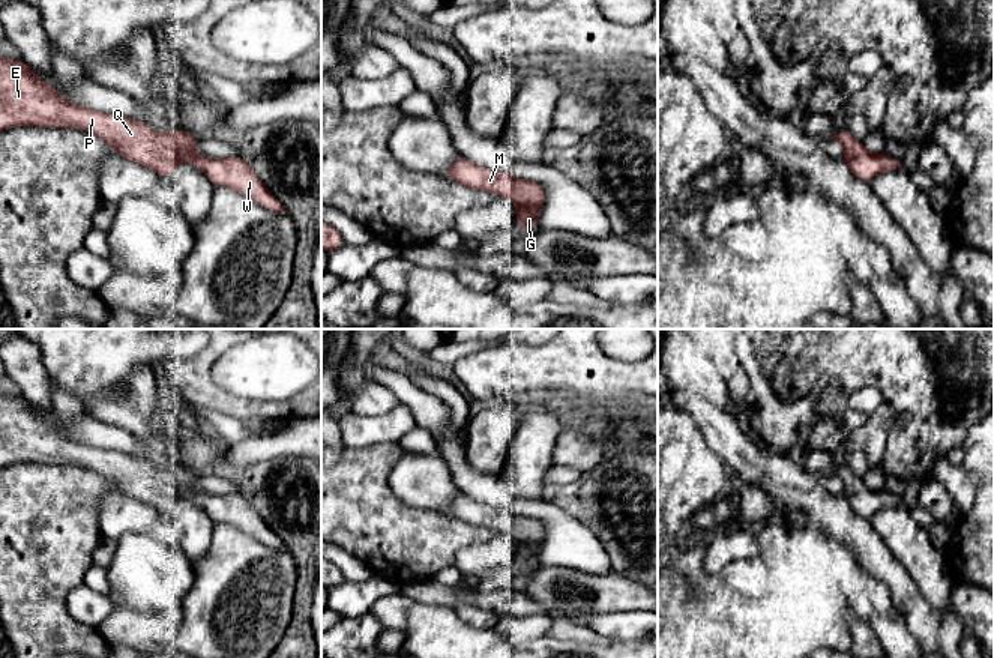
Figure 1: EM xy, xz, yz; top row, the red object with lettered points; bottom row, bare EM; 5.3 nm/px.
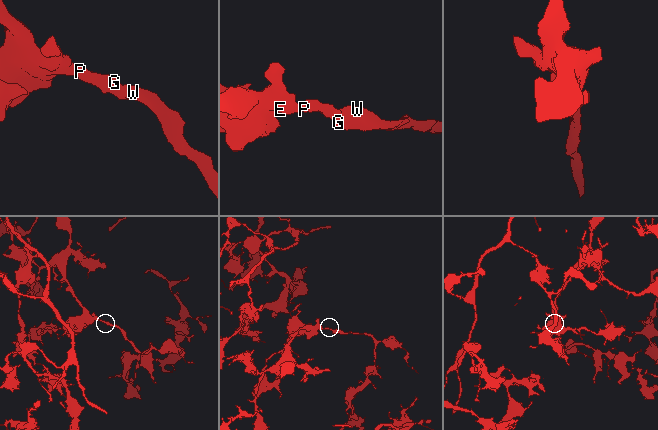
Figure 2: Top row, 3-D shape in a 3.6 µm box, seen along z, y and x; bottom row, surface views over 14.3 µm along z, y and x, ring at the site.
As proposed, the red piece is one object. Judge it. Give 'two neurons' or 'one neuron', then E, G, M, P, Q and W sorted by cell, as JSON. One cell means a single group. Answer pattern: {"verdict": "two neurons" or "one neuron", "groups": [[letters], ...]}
{"verdict": "one neuron", "groups": [["E", "G", "M", "P", "Q", "W"]]}

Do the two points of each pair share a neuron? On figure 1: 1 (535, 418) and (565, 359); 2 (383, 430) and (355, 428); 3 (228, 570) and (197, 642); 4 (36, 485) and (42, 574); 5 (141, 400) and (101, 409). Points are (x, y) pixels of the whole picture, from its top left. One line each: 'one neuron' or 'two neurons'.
1: two neurons
2: one neuron
3: one neuron
4: one neuron
5: one neuron

